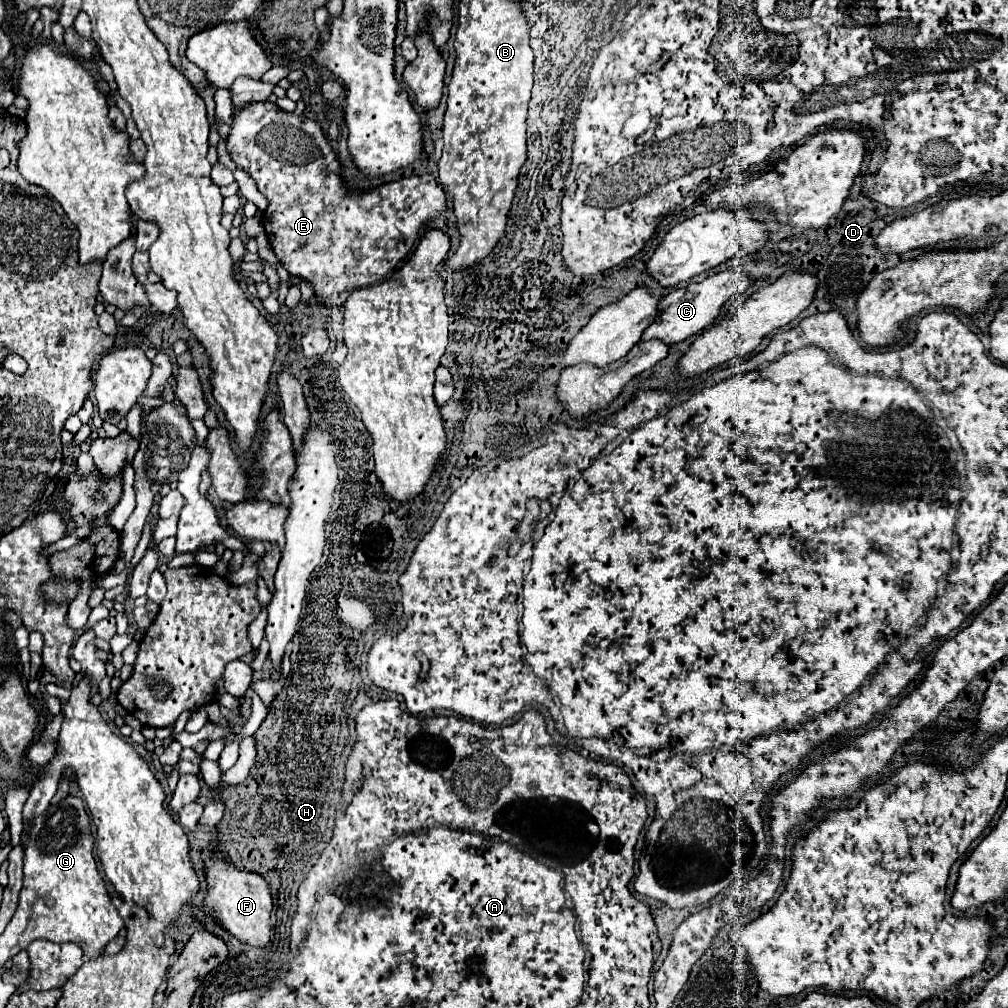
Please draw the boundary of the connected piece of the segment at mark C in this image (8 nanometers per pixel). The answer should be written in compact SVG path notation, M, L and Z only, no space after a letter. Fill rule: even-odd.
M724 270L724 272L718 272L710 278L706 278L704 282L688 284L686 288L672 290L668 296L664 296L658 302L658 320L660 322L654 320L644 330L642 342L644 340L660 340L666 346L672 346L676 342L682 342L682 340L702 332L706 326L710 326L714 322L722 304L728 302L736 292L744 292L748 286L750 286L750 278L746 274L742 274L740 270Z

